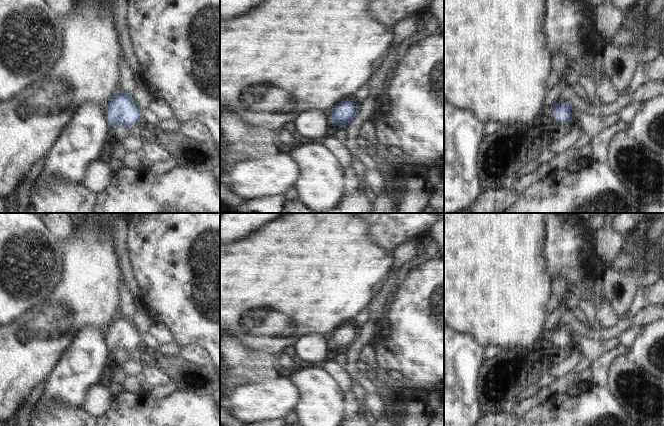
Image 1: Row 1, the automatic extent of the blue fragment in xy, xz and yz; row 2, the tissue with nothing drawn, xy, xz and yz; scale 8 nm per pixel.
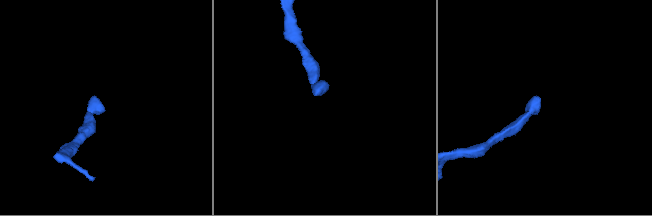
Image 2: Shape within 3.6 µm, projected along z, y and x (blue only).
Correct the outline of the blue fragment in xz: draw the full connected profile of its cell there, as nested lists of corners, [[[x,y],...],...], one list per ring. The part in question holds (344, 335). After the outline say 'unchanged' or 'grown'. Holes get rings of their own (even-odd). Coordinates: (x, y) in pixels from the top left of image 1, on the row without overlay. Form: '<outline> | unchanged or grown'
[[[342,324],[332,333],[331,343],[336,350],[345,350],[358,336],[358,327],[353,324]]] | unchanged

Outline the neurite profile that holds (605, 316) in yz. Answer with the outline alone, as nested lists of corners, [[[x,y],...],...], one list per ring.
[[[598,297],[595,298],[597,312],[596,312],[596,320],[593,324],[583,324],[577,320],[571,309],[567,309],[562,313],[560,319],[559,326],[566,326],[573,331],[586,335],[591,329],[594,328],[610,328],[618,323],[620,318],[613,311],[610,302],[608,302],[605,298]]]

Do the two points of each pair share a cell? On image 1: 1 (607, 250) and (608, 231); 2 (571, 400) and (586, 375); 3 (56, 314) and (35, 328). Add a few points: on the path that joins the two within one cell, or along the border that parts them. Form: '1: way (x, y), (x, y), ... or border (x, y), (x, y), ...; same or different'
1: way (607, 245), (607, 236); same
2: border (592, 381), (584, 381), (575, 385); different
3: way (51, 319), (40, 328); same

